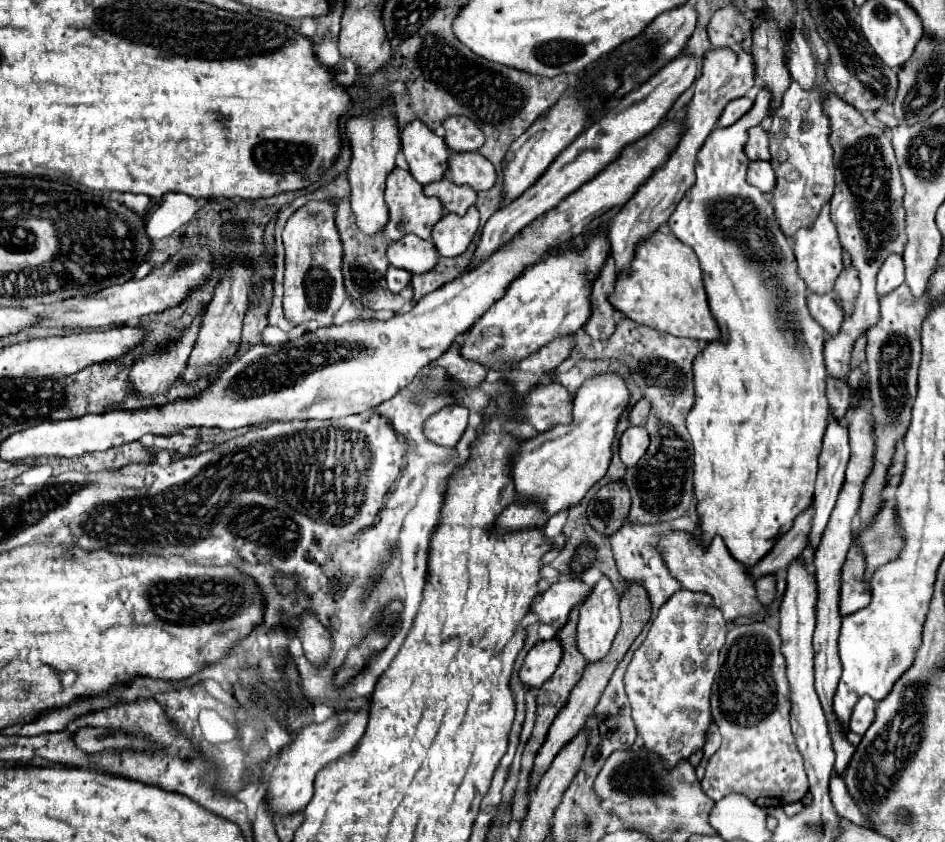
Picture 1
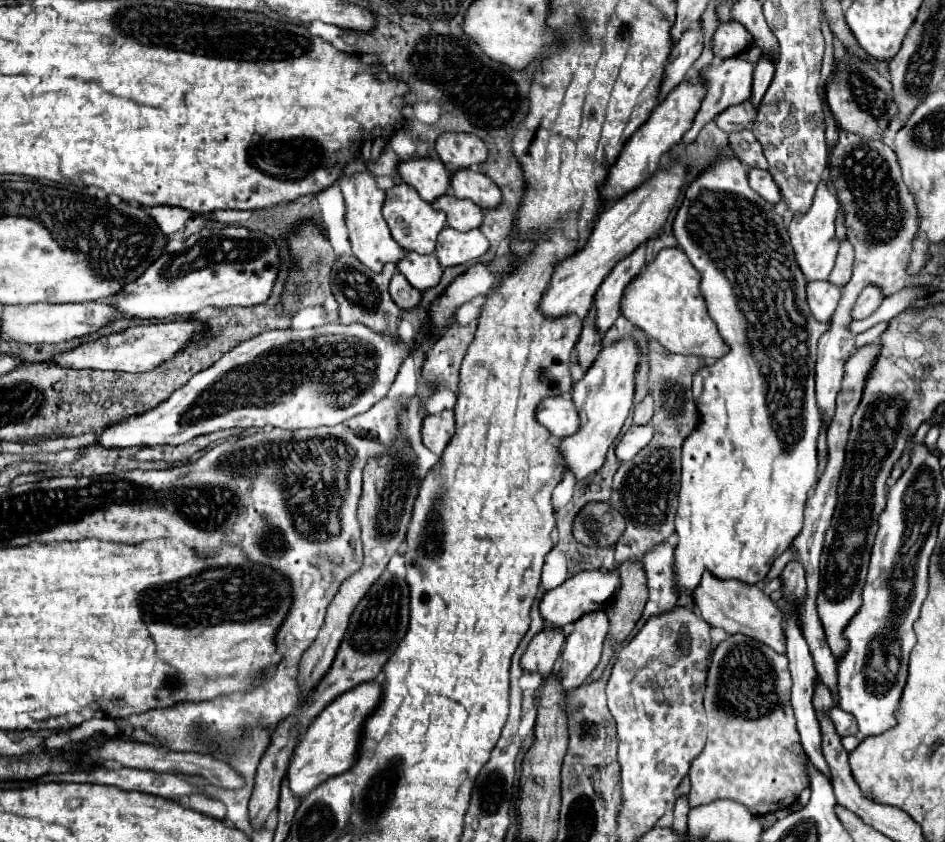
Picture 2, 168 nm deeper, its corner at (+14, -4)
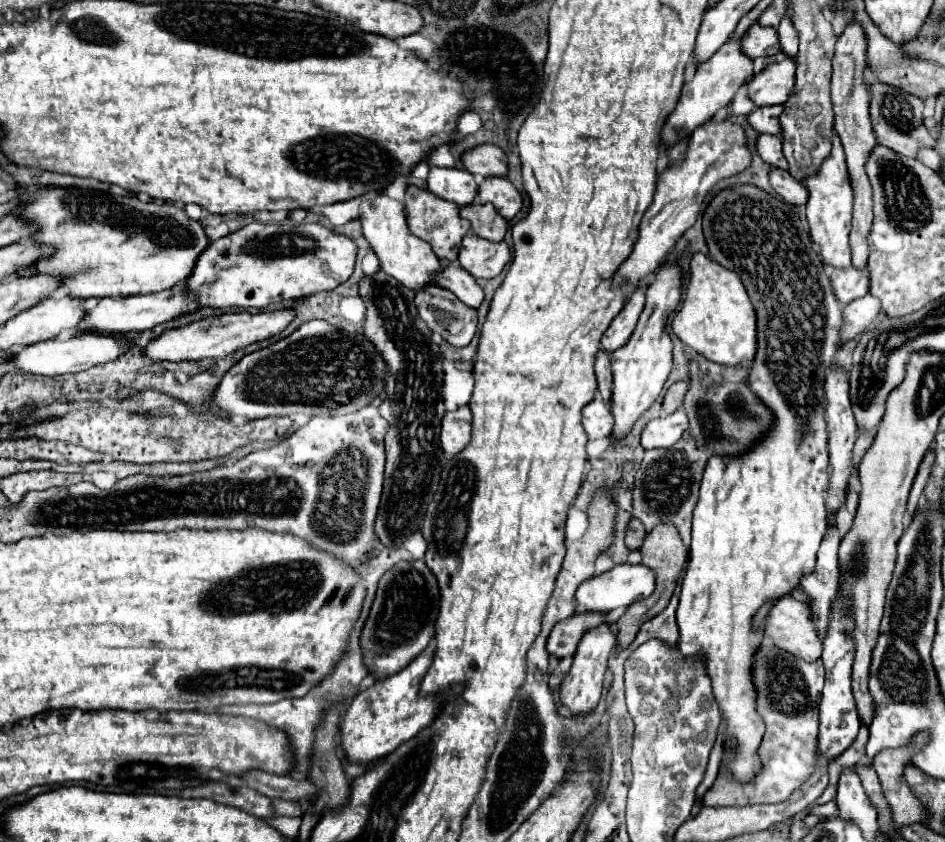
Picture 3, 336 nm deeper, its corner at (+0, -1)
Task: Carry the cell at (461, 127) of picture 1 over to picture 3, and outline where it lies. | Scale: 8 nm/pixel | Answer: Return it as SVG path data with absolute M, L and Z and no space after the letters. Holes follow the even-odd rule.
M482 143L468 149L462 155L462 165L476 177L490 177L490 175L504 177L508 169L504 151L492 143Z

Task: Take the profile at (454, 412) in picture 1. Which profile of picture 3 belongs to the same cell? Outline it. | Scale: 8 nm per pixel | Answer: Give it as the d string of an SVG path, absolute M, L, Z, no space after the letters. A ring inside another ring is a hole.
M468 407L446 411L442 417L442 431L440 431L442 449L450 455L460 453L470 443L470 427L472 427L472 413Z

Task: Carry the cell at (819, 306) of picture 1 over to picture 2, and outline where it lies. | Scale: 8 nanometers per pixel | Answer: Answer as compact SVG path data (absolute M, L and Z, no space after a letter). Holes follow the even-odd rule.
M810 282L808 284L808 306L816 320L828 322L838 306L840 288L830 282Z

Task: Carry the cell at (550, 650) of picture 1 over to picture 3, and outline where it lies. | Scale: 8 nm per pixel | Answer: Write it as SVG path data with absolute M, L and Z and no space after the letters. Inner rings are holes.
M576 613L560 623L554 625L548 643L546 643L546 651L554 657L570 657L576 651L578 641L582 639L582 635L592 629L598 627L600 623L604 623L604 615L602 613Z

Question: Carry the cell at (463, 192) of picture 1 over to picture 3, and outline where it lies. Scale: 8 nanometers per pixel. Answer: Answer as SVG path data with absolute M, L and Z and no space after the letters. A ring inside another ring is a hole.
M470 203L460 207L460 215L470 221L472 231L488 241L502 241L508 221L496 215L496 209L490 203Z

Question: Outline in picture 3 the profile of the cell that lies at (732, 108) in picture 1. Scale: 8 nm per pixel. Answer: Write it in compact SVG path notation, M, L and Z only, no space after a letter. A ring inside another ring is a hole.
M768 105L768 107L758 107L748 115L748 123L758 131L758 133L780 133L778 125L778 115L782 111L782 105Z

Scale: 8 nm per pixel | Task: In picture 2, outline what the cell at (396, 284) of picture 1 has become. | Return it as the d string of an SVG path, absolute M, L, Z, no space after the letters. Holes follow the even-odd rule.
M396 272L396 274L392 276L390 294L392 294L392 300L394 300L402 310L414 310L414 308L420 304L420 298L422 298L422 294L420 294L416 288L412 288L412 286L408 284L408 280L406 280L400 272Z

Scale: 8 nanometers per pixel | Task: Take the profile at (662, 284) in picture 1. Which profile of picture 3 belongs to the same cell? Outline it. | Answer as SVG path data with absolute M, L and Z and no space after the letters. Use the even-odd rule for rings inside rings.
M694 253L690 259L690 275L684 291L684 301L674 313L670 323L674 335L692 347L702 357L724 363L740 365L754 359L756 353L756 313L748 293L734 271L716 263L710 255Z

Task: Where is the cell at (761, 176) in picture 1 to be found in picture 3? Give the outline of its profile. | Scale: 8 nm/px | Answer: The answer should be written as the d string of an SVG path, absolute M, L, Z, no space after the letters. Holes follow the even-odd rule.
M772 169L770 171L770 183L774 191L782 197L782 201L790 205L804 205L808 201L808 191L802 183L794 181L792 175L784 169Z

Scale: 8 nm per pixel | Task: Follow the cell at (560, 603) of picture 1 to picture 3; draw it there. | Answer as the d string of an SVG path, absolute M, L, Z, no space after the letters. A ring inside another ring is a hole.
M614 565L610 571L586 579L576 589L576 611L606 613L618 607L628 607L630 603L648 597L654 591L654 573L644 565Z

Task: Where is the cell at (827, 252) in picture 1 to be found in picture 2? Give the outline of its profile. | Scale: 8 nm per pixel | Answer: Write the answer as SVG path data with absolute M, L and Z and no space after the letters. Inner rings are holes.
M822 180L816 188L816 194L814 194L814 200L812 200L812 206L808 208L808 212L796 214L788 226L796 260L808 280L828 280L828 276L834 268L834 260L836 260L836 252L838 252L836 214L838 214L838 198L826 186L826 180Z

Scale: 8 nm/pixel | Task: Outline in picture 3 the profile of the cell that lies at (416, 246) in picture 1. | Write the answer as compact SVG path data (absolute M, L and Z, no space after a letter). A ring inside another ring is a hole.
M448 263L440 271L436 271L432 275L432 283L442 289L452 291L462 303L466 303L468 307L474 307L474 309L478 309L484 299L484 291L476 283L476 279L454 263Z

